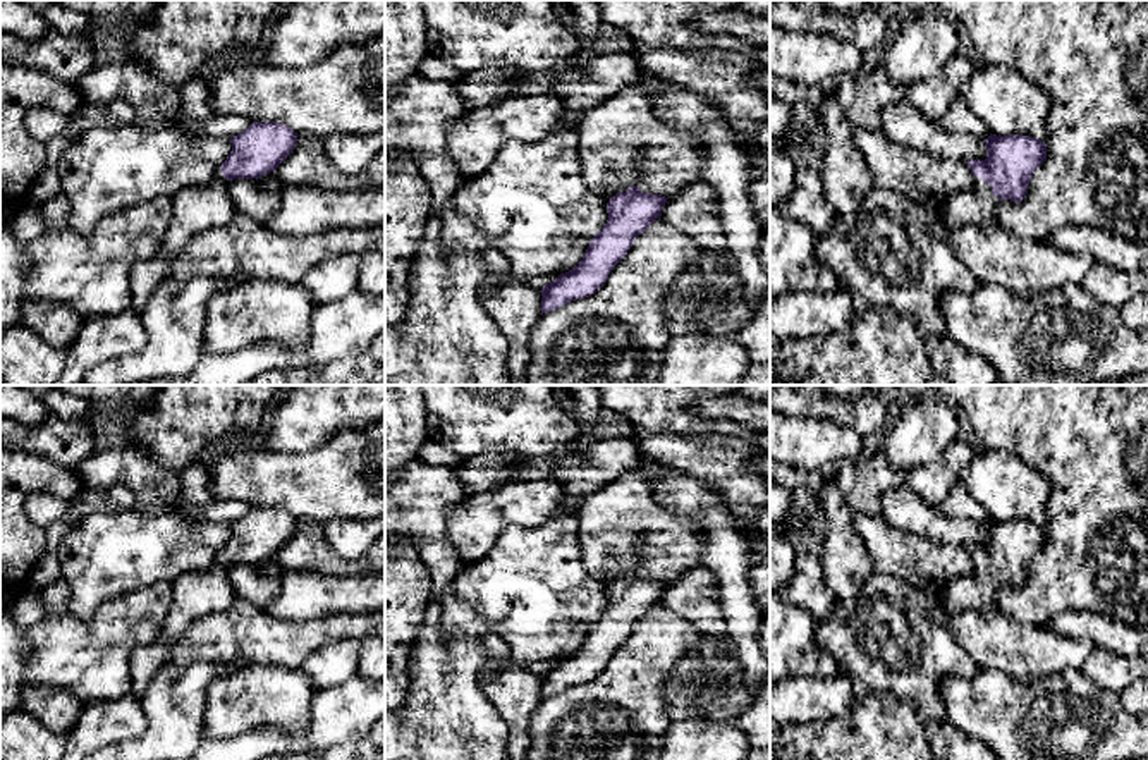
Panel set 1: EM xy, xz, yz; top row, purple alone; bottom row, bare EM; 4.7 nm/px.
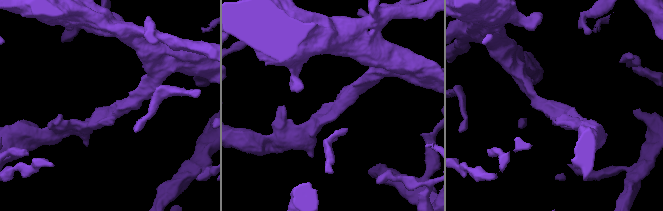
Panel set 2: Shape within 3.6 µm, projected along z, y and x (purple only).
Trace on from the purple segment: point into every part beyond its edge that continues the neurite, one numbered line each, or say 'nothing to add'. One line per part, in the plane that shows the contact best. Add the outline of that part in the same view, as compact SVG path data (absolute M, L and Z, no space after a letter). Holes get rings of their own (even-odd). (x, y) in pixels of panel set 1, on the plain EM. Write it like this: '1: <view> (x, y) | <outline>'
1: yz (978, 590) | M974 562L971 576L957 578L942 593L940 602L949 614L962 612L968 609L995 610L997 588L1000 585L992 579L992 571L981 562Z

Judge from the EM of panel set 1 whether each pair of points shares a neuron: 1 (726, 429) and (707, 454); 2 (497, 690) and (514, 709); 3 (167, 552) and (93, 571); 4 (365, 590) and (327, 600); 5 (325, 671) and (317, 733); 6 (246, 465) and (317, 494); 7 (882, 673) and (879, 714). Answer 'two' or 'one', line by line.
1: two
2: one
3: one
4: one
5: two
6: one
7: two

